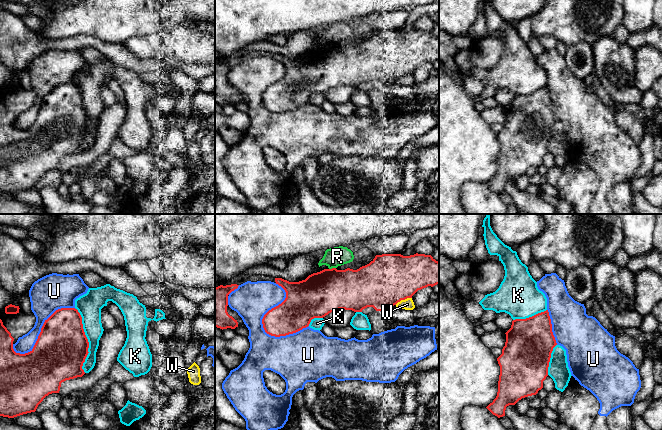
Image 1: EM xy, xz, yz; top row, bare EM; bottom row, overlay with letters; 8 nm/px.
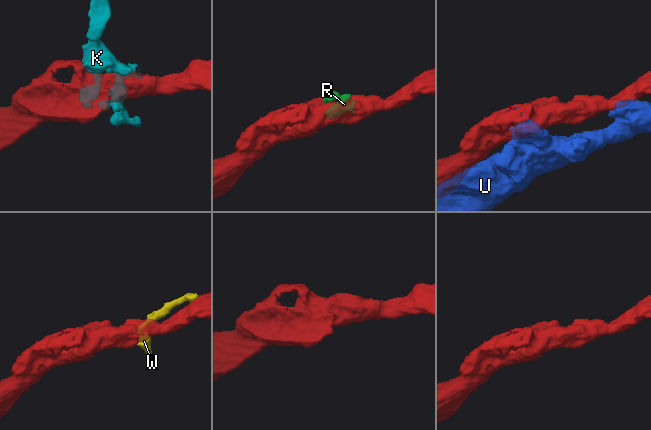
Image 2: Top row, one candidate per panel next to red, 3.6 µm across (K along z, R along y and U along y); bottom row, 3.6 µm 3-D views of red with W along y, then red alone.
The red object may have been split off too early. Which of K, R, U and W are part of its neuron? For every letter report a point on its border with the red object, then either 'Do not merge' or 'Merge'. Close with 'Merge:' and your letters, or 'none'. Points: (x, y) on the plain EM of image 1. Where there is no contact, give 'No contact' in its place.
K: Touches red at xy (87, 116). Do not merge
R: Touches red at xz (332, 44). Do not merge
U: Touches red at xz (263, 101). Do not merge
W: Touches red at xz (403, 75). Do not merge
Merge: none

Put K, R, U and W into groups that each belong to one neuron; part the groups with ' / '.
K / R W / U

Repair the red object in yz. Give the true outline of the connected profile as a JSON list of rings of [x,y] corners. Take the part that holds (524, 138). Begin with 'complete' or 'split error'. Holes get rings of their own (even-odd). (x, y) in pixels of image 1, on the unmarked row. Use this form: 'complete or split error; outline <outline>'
complete; outline [[[548,86],[526,95],[515,95],[505,109],[506,118],[497,134],[500,142],[496,174],[486,184],[498,194],[505,192],[506,183],[515,181],[522,174],[536,171],[543,164],[553,124],[557,121],[552,108]]]

